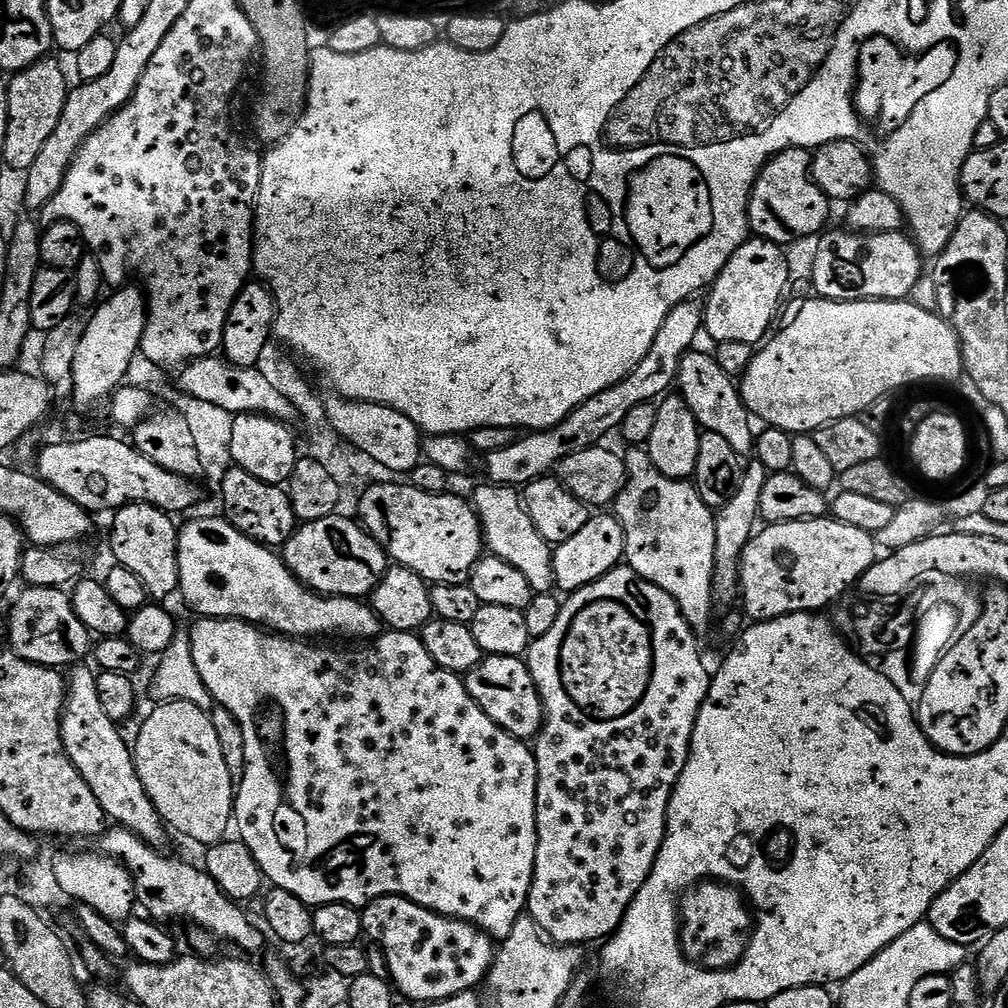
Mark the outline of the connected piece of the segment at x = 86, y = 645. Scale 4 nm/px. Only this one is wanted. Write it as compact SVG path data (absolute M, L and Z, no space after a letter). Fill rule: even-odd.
M28 586L23 590L25 592L17 598L12 612L7 613L6 640L12 651L24 660L57 670L64 670L64 667L67 669L69 666L87 661L94 648L94 637L82 622L82 618L78 618L71 595L59 588Z

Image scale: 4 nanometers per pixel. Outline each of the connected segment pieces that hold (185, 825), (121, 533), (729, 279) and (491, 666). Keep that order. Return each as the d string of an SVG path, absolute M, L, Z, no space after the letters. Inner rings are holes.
M172 700L152 709L136 736L136 744L134 740L142 786L146 786L146 794L173 833L181 832L203 846L218 844L229 835L234 820L234 785L211 715L184 701Z
M126 504L115 509L112 520L112 552L116 555L115 563L121 568L130 570L130 574L138 574L142 578L142 586L146 586L149 597L156 602L164 602L167 596L176 596L180 586L180 575L176 565L177 525L172 525L173 517L149 504Z
M749 238L732 255L730 262L726 262L726 266L710 285L709 292L712 293L708 296L708 304L703 305L702 328L706 336L708 332L712 342L746 342L756 346L769 335L768 327L771 326L772 319L780 308L780 299L788 288L788 260L784 257L784 252L781 245Z
M485 655L484 661L474 670L470 670L466 677L468 693L483 712L494 721L502 730L506 730L514 738L525 742L535 741L544 727L544 704L540 701L540 695L536 689L534 678L530 674L527 663L518 656L489 656Z

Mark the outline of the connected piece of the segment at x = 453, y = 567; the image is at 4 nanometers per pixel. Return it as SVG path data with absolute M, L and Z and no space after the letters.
M368 484L359 493L359 523L384 547L389 561L414 570L433 584L462 584L485 551L476 509L453 494L426 494L408 486Z

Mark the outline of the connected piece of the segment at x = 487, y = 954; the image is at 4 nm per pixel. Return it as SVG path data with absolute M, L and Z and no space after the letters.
M379 896L363 909L362 915L365 929L380 936L384 943L382 956L388 962L395 991L420 1006L479 989L498 955L493 937L484 929L467 920L439 916L404 896Z

